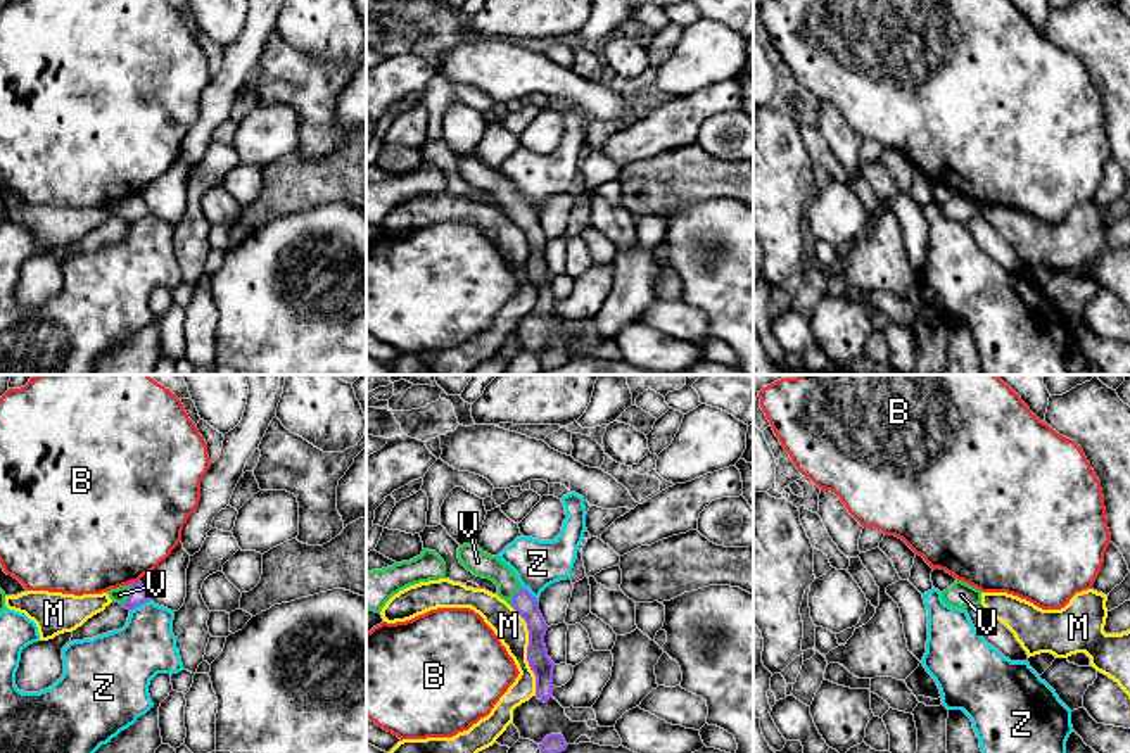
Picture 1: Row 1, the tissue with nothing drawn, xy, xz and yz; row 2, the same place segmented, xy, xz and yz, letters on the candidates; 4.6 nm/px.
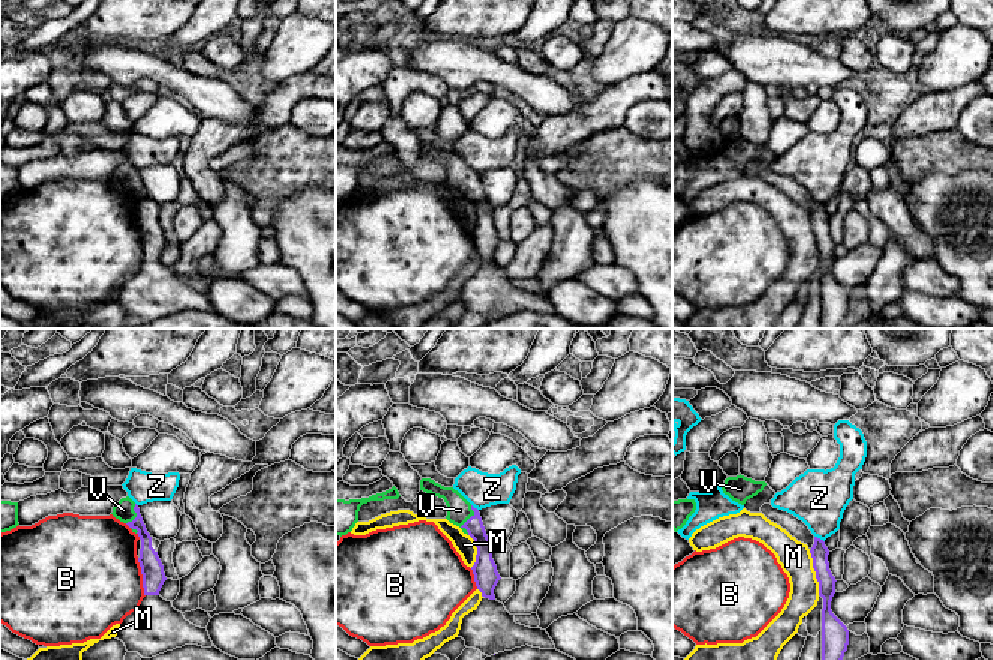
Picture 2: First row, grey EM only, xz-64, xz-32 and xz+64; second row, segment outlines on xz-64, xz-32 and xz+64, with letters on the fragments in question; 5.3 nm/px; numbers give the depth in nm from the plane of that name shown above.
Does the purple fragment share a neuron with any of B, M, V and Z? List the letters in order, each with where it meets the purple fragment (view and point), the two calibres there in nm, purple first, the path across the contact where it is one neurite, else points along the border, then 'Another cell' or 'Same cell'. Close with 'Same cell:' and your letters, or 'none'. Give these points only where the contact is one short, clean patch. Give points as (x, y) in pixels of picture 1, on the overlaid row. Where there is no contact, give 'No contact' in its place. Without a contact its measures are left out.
B: Touches purple at xy (132, 582). Thickness 80 nm (purple) against 500 nm. Boundary: xy (139, 579), (126, 584). Another cell
M: Touches purple at xz (527, 655). Thickness 110 nm (purple) against 150 nm. Another cell
V: Touches purple at xz (512, 600). Thickness 110 nm (purple) against 120 nm. Path across: xz (527, 607), (520, 600), (512, 600), (508, 586), (477, 562). Same cell
Z: Touches purple at xy (139, 605). Thickness 80 nm (purple) against 280 nm. Boundary: xy (149, 600), (130, 610). Another cell
Same cell: V

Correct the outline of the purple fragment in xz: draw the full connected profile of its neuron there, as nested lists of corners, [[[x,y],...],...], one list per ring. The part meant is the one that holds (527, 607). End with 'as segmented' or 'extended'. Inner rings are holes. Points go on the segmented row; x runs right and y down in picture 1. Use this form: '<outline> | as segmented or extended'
[[[477,544],[460,546],[458,560],[473,575],[492,580],[498,585],[498,596],[525,620],[529,630],[527,661],[536,675],[536,696],[544,703],[549,701],[555,691],[555,663],[544,644],[548,625],[539,611],[537,599],[522,587],[508,565],[498,556],[484,553]]] | extended

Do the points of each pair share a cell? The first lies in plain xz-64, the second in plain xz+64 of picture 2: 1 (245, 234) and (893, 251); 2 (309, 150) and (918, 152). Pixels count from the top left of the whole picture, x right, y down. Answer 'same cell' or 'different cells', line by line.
1: same cell
2: same cell

